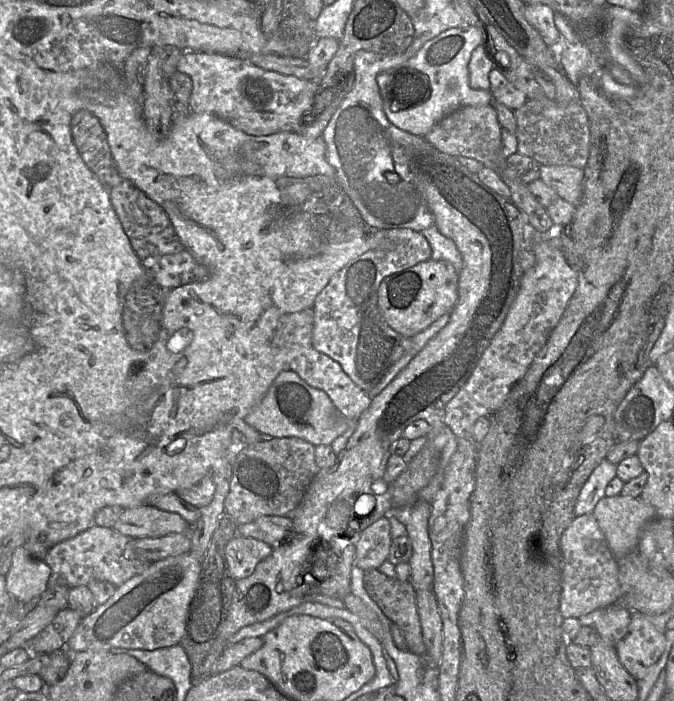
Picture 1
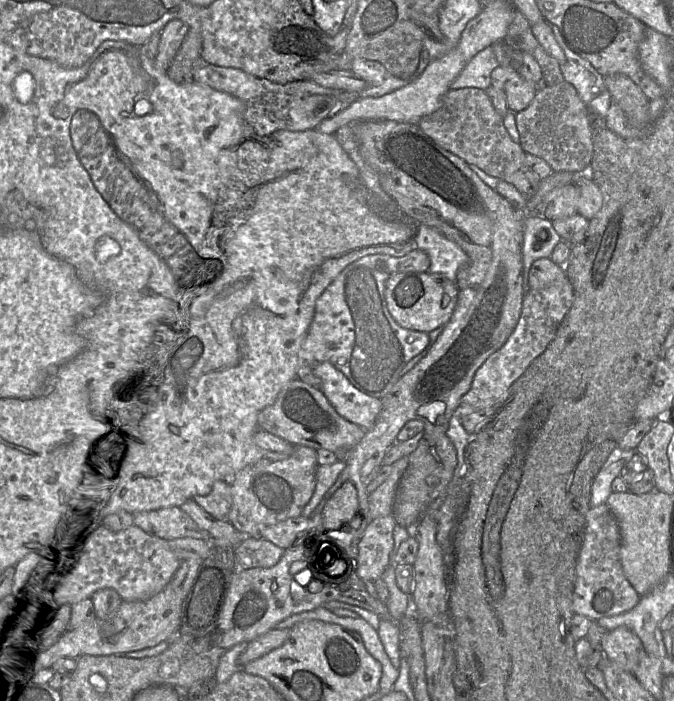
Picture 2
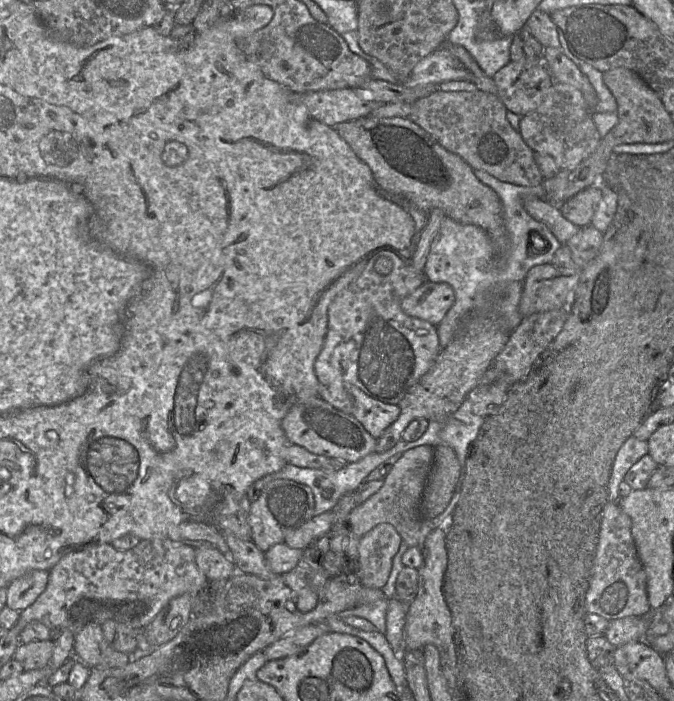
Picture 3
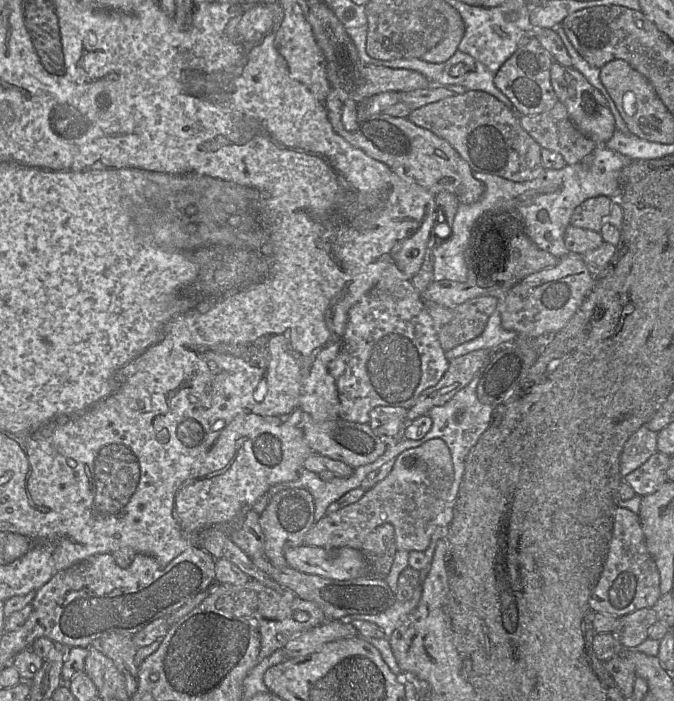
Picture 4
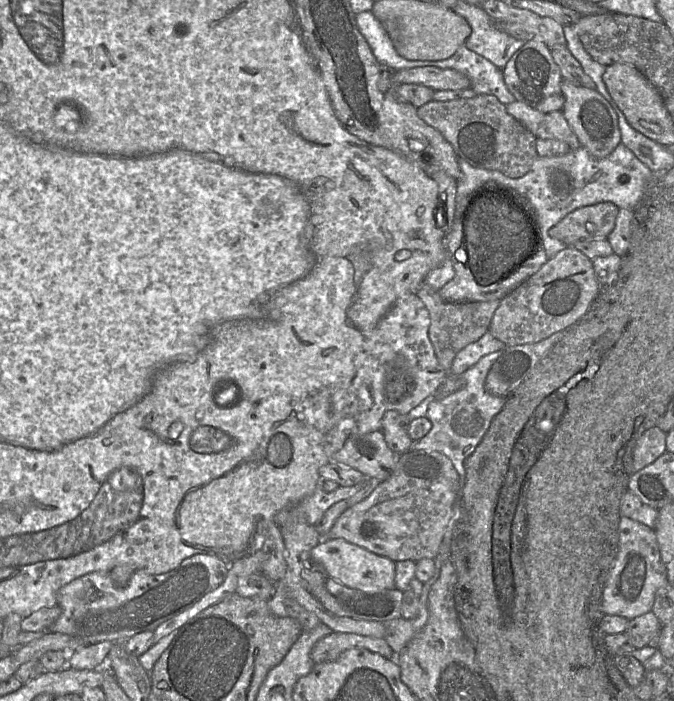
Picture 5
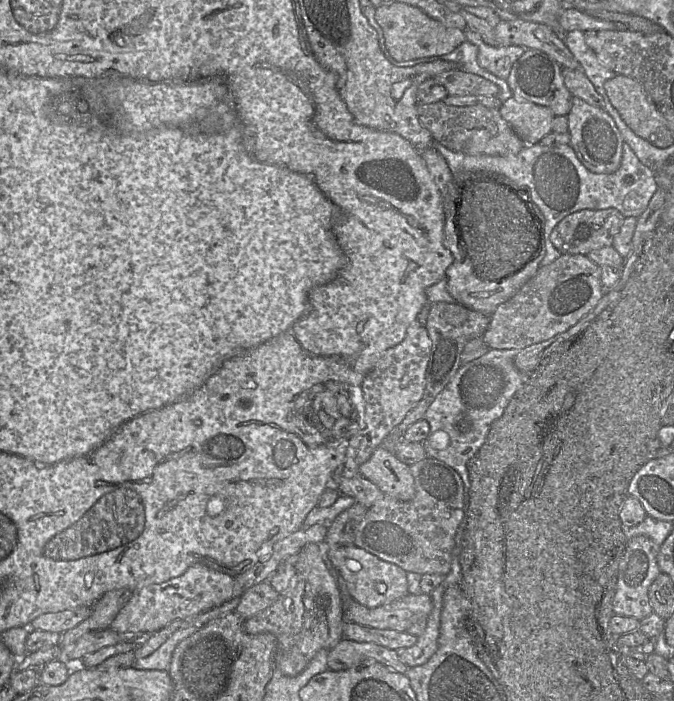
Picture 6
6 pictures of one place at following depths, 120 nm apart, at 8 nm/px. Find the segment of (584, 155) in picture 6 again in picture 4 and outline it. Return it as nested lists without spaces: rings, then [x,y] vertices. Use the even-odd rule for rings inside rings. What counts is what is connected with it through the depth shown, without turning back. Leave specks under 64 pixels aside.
[[[557,62],[551,66],[551,84],[557,98],[567,108],[575,126],[598,145],[605,144],[616,130],[615,120],[602,94],[573,67],[565,67]]]

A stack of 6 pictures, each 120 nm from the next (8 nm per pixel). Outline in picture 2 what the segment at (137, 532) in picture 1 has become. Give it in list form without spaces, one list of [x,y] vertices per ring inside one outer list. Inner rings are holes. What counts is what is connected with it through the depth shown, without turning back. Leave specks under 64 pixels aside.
[[[169,508],[134,519],[138,529],[147,535],[168,542],[192,538],[210,542],[209,533],[201,528],[180,508]]]

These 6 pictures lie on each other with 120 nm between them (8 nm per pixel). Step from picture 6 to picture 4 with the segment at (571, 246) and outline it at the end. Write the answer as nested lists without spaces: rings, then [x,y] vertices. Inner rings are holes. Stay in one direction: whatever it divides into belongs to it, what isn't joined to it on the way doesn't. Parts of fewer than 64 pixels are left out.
[[[597,196],[585,200],[573,212],[570,225],[599,232],[606,217],[610,214],[613,199]]]

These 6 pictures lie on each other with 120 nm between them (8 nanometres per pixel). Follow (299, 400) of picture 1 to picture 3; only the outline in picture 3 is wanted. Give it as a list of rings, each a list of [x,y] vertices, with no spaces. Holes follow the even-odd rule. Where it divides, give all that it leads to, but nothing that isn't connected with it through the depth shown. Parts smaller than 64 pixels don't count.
[[[320,397],[295,404],[283,418],[281,427],[290,444],[344,462],[355,462],[375,452],[377,443],[377,439],[353,415],[338,410]]]

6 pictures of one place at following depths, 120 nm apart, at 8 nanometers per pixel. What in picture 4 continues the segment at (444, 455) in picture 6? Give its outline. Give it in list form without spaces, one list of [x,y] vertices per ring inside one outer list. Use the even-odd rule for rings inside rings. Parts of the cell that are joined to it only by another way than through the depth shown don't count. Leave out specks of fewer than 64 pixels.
[[[479,374],[475,375],[473,379],[465,387],[459,390],[447,403],[442,406],[433,407],[429,410],[427,415],[431,418],[432,425],[423,438],[419,440],[402,438],[398,442],[402,444],[388,450],[382,455],[383,463],[385,463],[391,459],[395,459],[400,453],[407,449],[420,446],[424,442],[435,438],[443,440],[450,451],[453,465],[453,481],[448,492],[446,502],[435,520],[436,530],[434,532],[433,529],[431,543],[424,552],[426,556],[426,566],[430,566],[431,564],[431,559],[433,557],[437,541],[440,539],[445,540],[446,538],[446,529],[444,528],[450,525],[453,518],[454,505],[457,500],[457,494],[459,493],[460,483],[464,474],[465,457],[470,449],[477,443],[482,433],[486,430],[494,409],[492,406],[483,404],[478,400],[476,394],[478,381]]]

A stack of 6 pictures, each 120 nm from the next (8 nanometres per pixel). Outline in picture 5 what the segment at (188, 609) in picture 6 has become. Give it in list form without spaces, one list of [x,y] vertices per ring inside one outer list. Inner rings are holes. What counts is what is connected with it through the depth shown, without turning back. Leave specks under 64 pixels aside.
[[[194,554],[184,559],[175,569],[163,574],[150,574],[135,570],[124,587],[114,585],[107,573],[92,572],[74,579],[57,593],[57,606],[61,609],[58,619],[48,628],[49,632],[59,632],[81,639],[86,644],[103,641],[126,641],[135,634],[154,631],[161,623],[190,608],[224,581],[229,566],[212,554]]]

